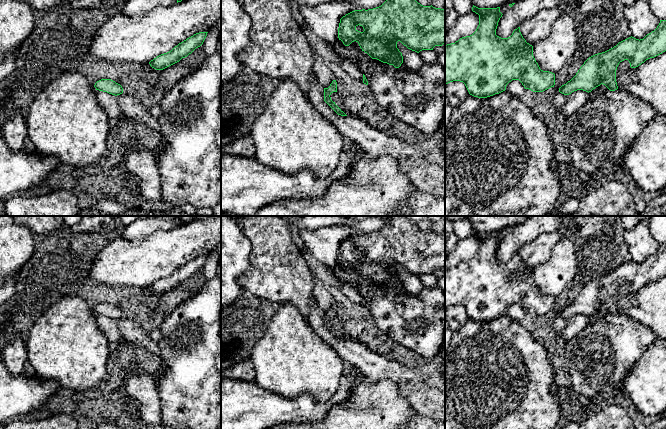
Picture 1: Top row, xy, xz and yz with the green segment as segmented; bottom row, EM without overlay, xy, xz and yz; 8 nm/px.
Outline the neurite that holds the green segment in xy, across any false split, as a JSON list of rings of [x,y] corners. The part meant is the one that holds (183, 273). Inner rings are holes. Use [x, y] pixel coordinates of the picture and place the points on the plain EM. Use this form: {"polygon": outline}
{"polygon": [[[199,256],[187,262],[175,270],[171,275],[161,278],[149,286],[150,290],[156,294],[163,294],[187,281],[196,272],[200,271],[208,256]]]}

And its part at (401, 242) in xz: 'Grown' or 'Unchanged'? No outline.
Unchanged

